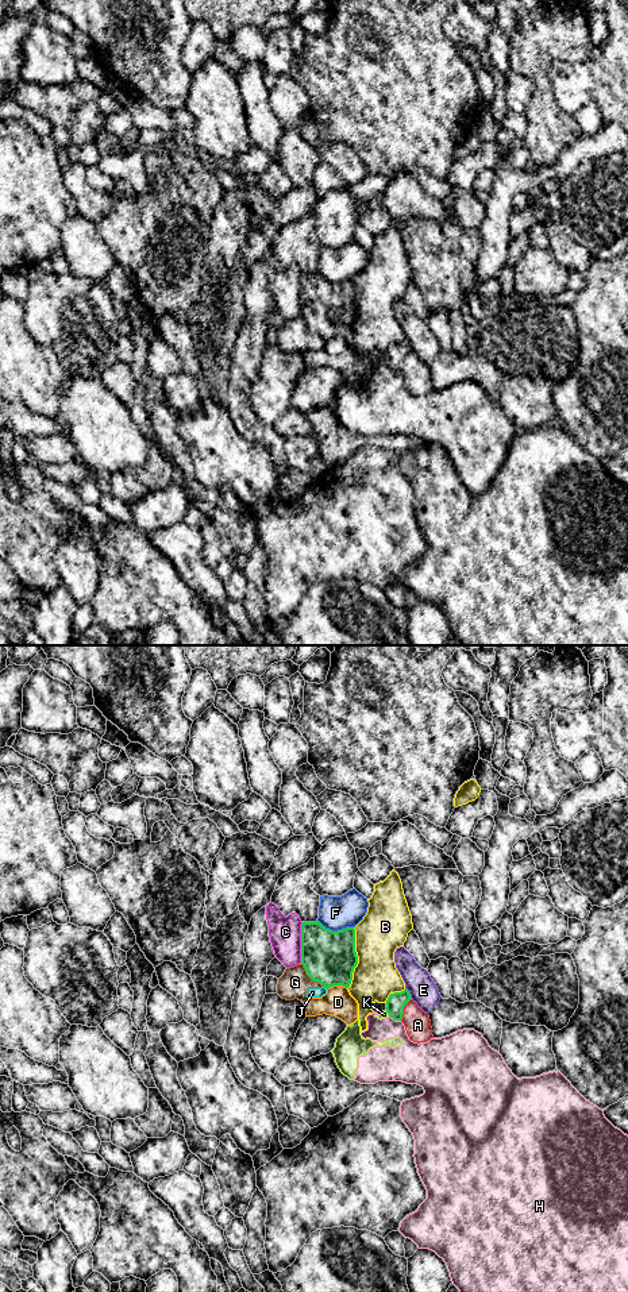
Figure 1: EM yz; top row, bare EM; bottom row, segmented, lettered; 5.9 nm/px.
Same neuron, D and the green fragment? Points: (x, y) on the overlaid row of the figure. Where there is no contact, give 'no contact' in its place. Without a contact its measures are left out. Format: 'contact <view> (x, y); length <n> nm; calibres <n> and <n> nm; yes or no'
contact yz (336, 984); length 120 nm; calibres 320 and 170 nm; no

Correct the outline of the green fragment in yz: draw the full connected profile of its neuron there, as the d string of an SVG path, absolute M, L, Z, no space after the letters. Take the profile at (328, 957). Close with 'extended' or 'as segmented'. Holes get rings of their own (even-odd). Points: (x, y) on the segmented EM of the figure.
M319 921L301 923L301 964L324 988L350 987L358 964L355 929L325 929Z; as segmented

